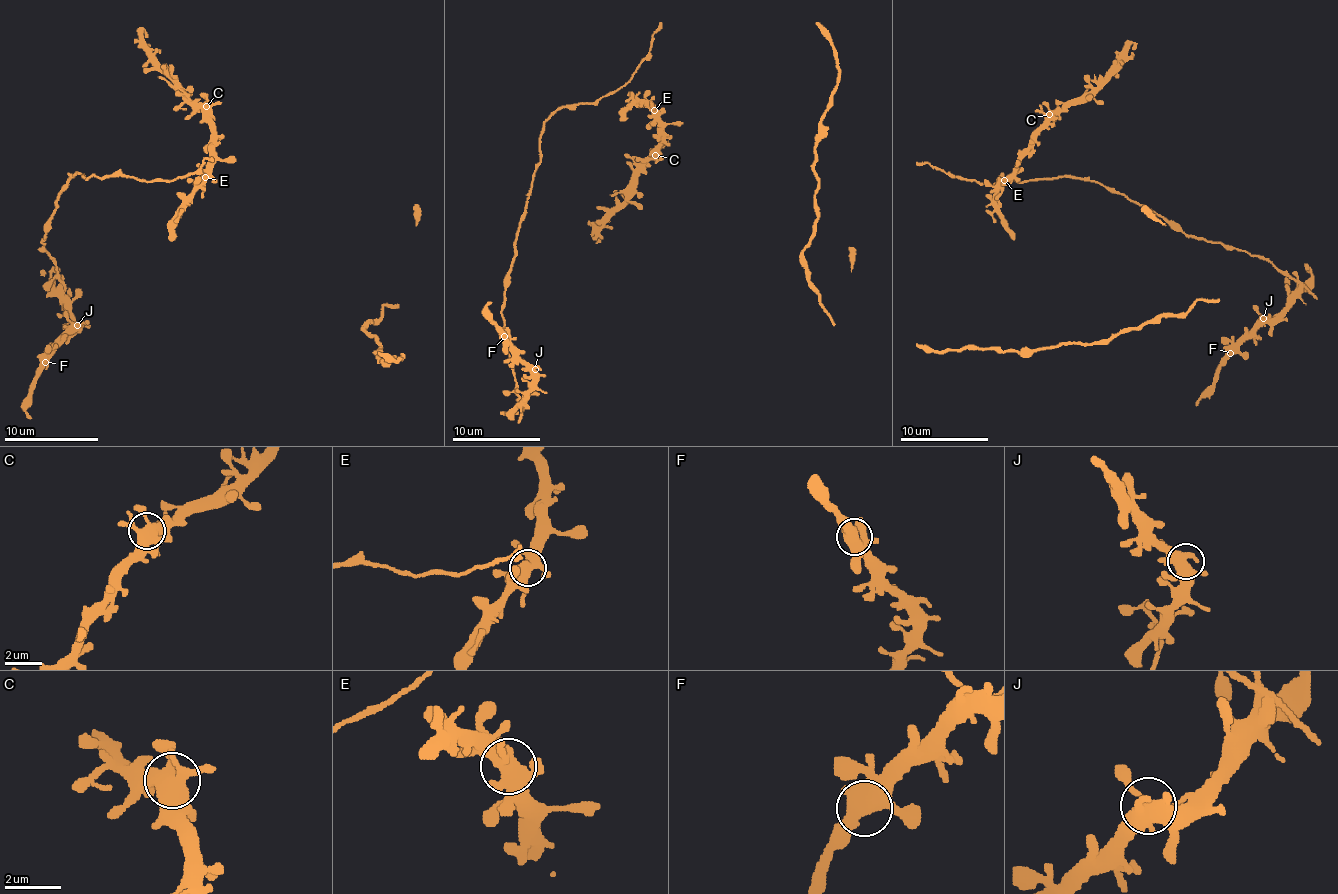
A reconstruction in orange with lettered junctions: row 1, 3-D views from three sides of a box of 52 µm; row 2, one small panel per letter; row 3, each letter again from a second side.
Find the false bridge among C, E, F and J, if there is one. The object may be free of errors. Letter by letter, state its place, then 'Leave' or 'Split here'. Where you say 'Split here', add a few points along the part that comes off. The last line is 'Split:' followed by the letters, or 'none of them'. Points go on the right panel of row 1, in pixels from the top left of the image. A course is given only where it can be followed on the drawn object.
C: Place: (1049, 114). Leave
E: Place: (1004, 180). Leave
F: Place: (1230, 353). Leave
J: Place: (1263, 318). Leave
Split: none of them

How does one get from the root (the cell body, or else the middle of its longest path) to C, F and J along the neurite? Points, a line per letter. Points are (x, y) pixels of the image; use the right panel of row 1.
C: (1003, 180), (981, 184), (985, 195), (994, 197), (1049, 114)
F: (1003, 180), (1070, 175), (1097, 182), (1187, 235), (1246, 250), (1287, 272), (1296, 296), (1230, 353)
J: (1003, 180), (1070, 175), (1097, 182), (1187, 235), (1268, 259), (1296, 281), (1296, 296), (1274, 318), (1263, 318)

